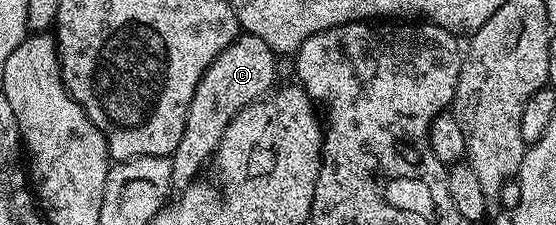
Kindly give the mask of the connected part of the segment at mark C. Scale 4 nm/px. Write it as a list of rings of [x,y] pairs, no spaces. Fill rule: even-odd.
[[[238,34],[237,39],[219,57],[215,57],[199,85],[195,97],[191,97],[191,109],[187,109],[187,125],[183,125],[183,137],[172,153],[173,181],[188,185],[198,178],[204,163],[208,164],[217,153],[217,146],[227,125],[250,103],[264,99],[274,90],[277,79],[278,56],[259,37]]]

